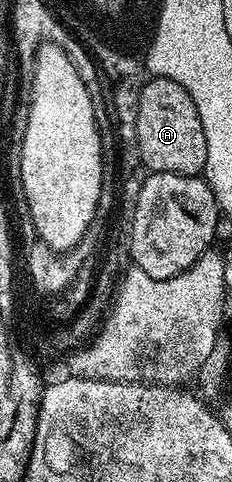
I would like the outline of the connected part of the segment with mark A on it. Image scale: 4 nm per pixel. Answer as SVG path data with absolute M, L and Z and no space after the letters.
M156 75L143 82L138 99L137 133L141 166L148 173L173 173L183 177L203 174L206 131L202 131L202 119L198 107L194 107L194 99L190 99L179 81Z

